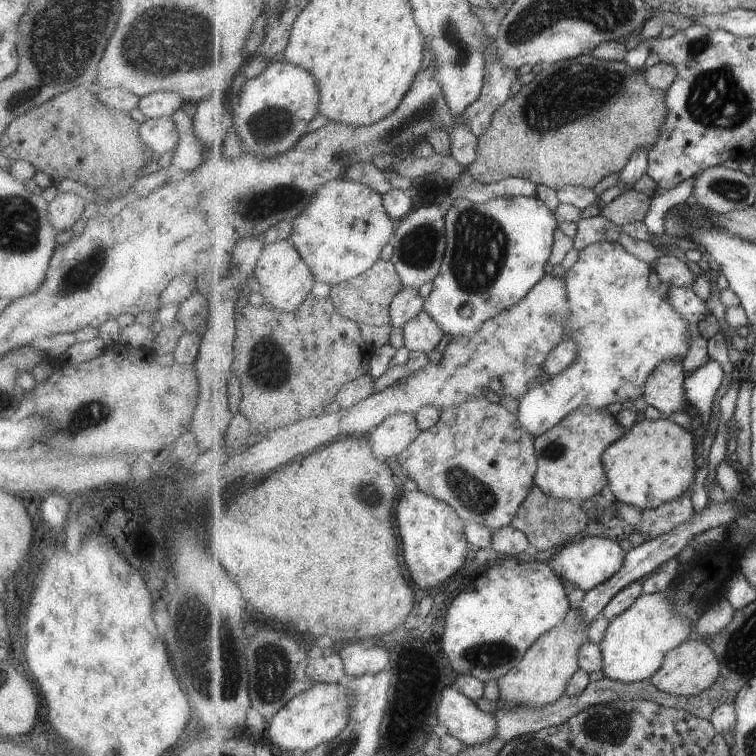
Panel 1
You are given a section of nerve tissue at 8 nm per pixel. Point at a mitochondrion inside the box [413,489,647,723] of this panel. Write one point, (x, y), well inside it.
(488, 656)

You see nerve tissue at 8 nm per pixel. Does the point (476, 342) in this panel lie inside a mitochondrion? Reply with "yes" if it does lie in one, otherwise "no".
no

